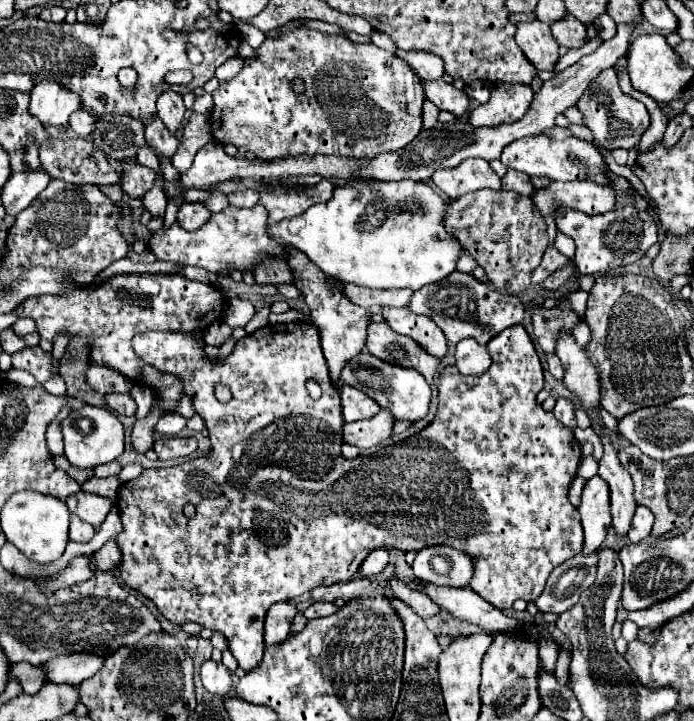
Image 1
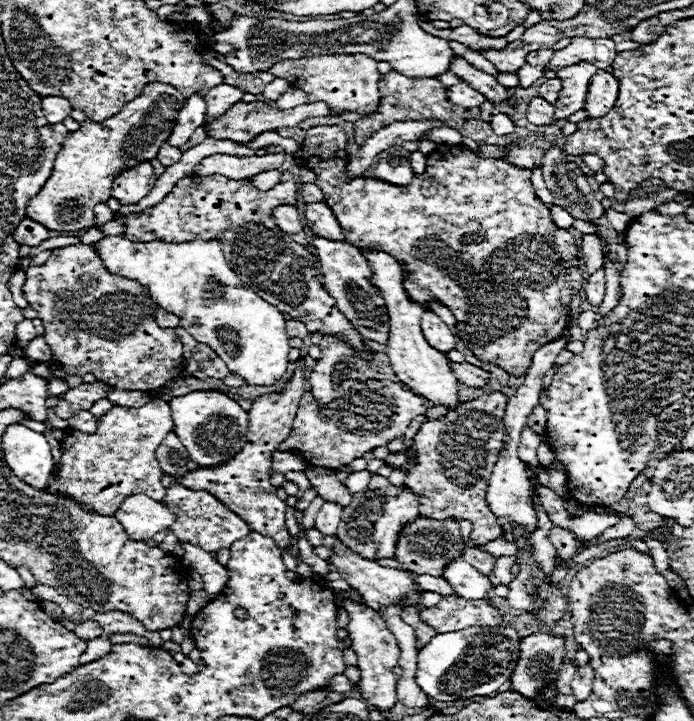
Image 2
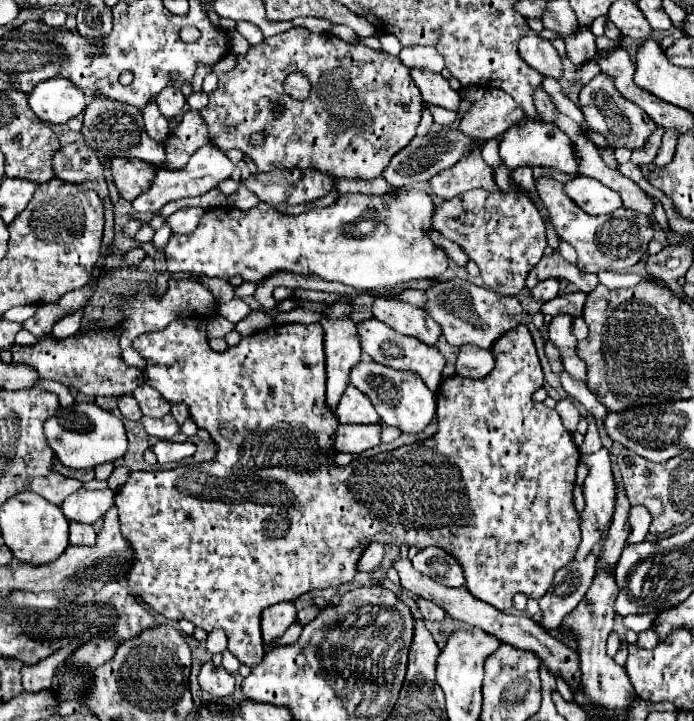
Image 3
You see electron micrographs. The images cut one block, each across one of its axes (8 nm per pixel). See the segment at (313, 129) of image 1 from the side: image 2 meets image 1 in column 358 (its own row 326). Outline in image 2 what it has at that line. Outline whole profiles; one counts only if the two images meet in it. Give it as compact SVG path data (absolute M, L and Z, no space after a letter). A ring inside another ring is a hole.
M76 244L52 250L52 256L42 266L30 266L24 270L26 280L22 286L22 296L30 302L30 308L38 312L44 322L44 340L48 342L54 362L62 364L68 374L84 376L94 374L96 380L106 382L118 390L158 390L166 386L168 380L182 376L182 342L174 328L160 328L154 322L156 304L152 302L148 290L136 280L110 274L100 256L94 252L92 244Z

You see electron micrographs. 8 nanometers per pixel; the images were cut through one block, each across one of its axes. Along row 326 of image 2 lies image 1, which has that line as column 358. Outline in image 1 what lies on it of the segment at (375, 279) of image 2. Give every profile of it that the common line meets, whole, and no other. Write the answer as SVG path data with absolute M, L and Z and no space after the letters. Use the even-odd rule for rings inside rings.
M344 386L340 392L342 398L342 418L344 422L356 422L372 418L380 412L380 406L374 404L370 396L364 396L364 392L358 392L352 386Z

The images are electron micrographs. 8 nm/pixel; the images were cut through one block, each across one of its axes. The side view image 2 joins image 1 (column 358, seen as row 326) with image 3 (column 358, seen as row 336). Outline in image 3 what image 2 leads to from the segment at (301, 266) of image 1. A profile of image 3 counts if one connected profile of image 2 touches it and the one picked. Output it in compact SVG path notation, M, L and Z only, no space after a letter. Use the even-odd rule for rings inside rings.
M334 304L324 312L326 320L322 320L322 326L324 326L324 332L326 332L324 350L326 350L326 372L328 372L326 404L332 412L336 410L336 404L340 402L342 392L350 384L350 370L360 362L360 354L362 354L360 340L356 340L356 324L348 318L350 312L352 312L350 304Z

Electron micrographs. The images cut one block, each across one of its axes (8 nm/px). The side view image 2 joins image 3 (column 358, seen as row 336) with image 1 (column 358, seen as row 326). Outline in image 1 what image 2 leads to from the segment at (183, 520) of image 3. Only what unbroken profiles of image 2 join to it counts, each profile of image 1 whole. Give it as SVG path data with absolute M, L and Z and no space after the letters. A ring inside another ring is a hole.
M290 322L290 324L268 324L254 334L248 334L246 338L238 340L234 352L226 358L208 358L204 348L198 346L204 344L204 340L196 340L196 336L188 336L188 332L144 332L136 334L132 340L134 352L146 362L152 364L156 370L164 374L176 374L180 376L180 382L184 384L184 394L192 398L196 414L204 420L210 440L212 440L212 450L204 458L194 458L178 466L170 468L150 468L142 470L142 474L130 482L124 482L118 490L118 510L120 510L120 520L122 520L122 532L116 536L116 542L122 550L122 580L132 588L138 590L142 596L152 600L160 614L168 618L170 622L184 624L186 622L196 622L202 628L210 630L220 630L228 644L232 656L238 660L238 666L250 672L256 668L262 660L264 654L264 638L262 638L262 628L264 628L264 614L266 610L282 600L292 600L296 596L302 596L318 586L332 586L338 582L352 580L352 576L358 572L362 560L374 550L374 548L398 548L402 552L420 552L426 546L436 546L436 544L446 544L456 550L462 550L464 554L472 556L474 560L474 574L470 580L470 588L482 596L486 602L494 604L500 610L510 610L516 598L522 598L526 602L534 602L542 590L544 584L550 576L550 572L566 562L568 558L574 558L582 550L582 524L580 524L580 514L578 510L570 504L568 500L568 488L570 482L576 478L576 470L580 464L580 444L574 438L574 432L560 424L554 414L546 412L538 402L536 394L544 388L544 378L542 378L542 366L538 360L538 354L534 350L534 344L528 336L528 332L522 326L512 326L502 330L498 336L494 336L488 342L488 352L492 356L492 366L488 372L480 376L462 376L454 366L444 368L442 376L438 380L438 412L434 422L424 428L420 434L414 438L408 438L404 442L398 442L394 446L378 448L376 452L368 456L358 456L354 460L346 460L340 454L342 448L342 414L340 414L340 396L334 392L326 358L320 348L320 332L312 322ZM314 380L322 388L322 398L314 400L310 398L306 390L306 382ZM224 384L230 388L232 398L230 402L222 404L214 396L214 386ZM186 508L194 508L194 512L184 512Z

